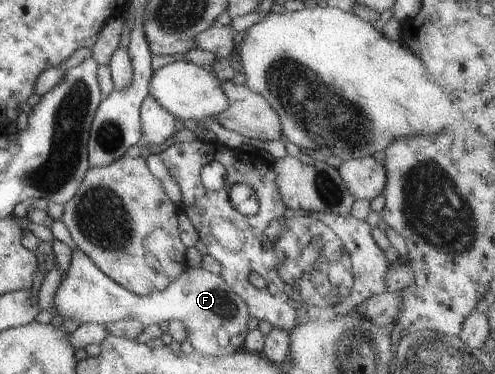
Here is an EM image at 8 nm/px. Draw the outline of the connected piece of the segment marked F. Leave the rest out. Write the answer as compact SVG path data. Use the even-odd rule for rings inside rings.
M77 248L72 253L70 267L54 295L55 315L61 316L63 320L73 319L80 325L105 325L131 318L149 326L177 319L185 324L187 340L201 354L219 358L242 349L249 331L249 308L245 300L231 290L222 276L217 276L203 267L189 266L175 282L168 284L163 292L137 296L101 272L83 250Z

